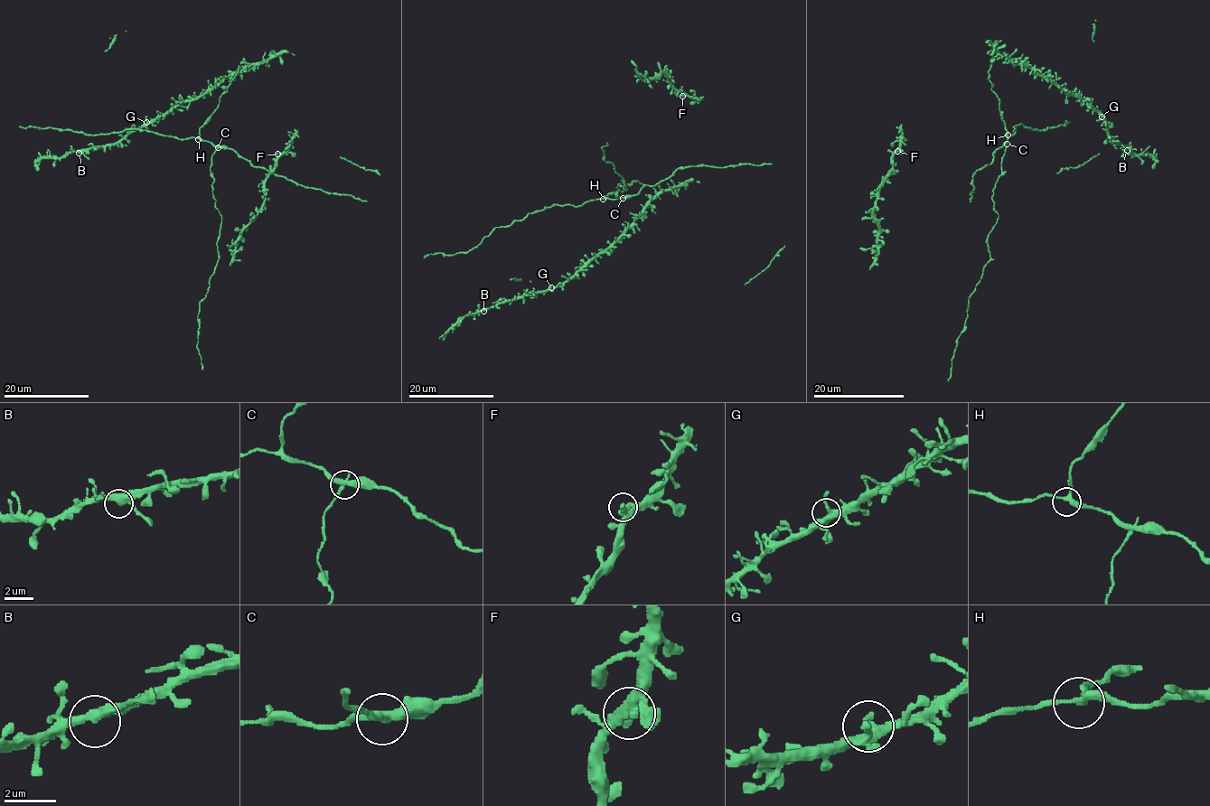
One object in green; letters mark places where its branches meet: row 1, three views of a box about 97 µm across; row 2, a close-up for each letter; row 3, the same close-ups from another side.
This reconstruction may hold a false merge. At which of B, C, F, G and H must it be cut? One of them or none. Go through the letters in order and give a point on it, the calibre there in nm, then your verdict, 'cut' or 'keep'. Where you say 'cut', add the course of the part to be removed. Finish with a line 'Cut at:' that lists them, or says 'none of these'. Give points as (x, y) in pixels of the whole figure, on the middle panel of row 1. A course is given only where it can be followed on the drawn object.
B: place (483, 311); calibre 360 nm; keep
C: place (623, 198); calibre 340 nm; cut; course (623, 198), (614, 193), (619, 184), (626, 189), (623, 180), (623, 182), (613, 164), (602, 158), (606, 144)
F: place (682, 96); calibre 320 nm; keep
G: place (551, 287); calibre 320 nm; keep
H: place (603, 199); calibre 220 nm; keep
Cut at: C

